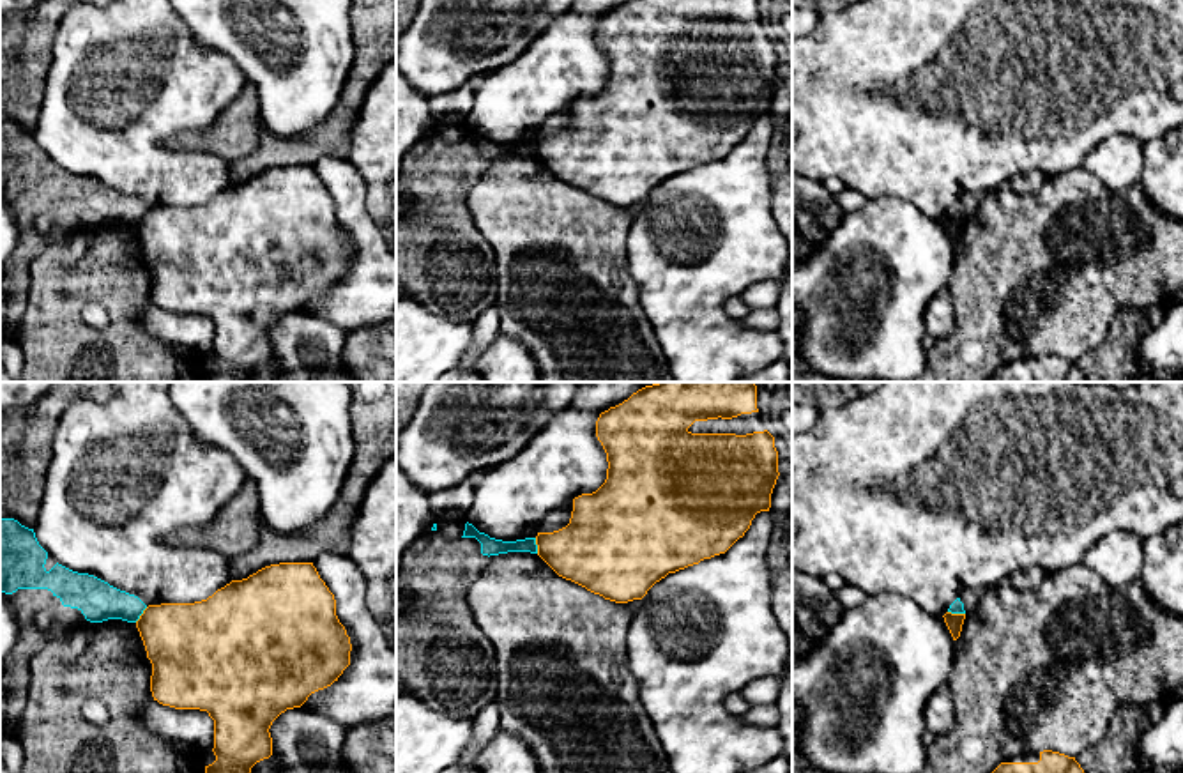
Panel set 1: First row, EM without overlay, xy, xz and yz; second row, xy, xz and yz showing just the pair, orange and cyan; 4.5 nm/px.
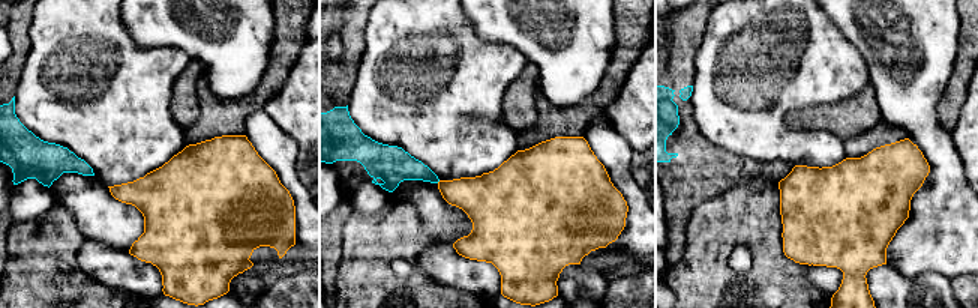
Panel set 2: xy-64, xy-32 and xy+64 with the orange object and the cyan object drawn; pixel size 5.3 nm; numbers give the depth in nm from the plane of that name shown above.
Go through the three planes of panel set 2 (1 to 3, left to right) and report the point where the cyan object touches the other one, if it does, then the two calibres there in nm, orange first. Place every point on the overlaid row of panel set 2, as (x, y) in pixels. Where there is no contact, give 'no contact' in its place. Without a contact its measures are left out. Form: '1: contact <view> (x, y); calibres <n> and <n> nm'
1: no contact
2: no contact
3: no contact

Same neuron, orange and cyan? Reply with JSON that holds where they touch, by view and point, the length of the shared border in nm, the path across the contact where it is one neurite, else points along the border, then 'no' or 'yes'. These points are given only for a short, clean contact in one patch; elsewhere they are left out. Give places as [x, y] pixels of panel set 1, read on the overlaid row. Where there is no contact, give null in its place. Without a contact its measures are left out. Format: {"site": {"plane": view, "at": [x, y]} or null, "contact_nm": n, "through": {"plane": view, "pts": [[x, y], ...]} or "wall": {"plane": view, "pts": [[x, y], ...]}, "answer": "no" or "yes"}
{"site": {"plane": "yz", "at": [957, 614]}, "contact_nm": 80, "wall": {"plane": "yz", "pts": [[948, 611], [964, 614]]}, "answer": "no"}

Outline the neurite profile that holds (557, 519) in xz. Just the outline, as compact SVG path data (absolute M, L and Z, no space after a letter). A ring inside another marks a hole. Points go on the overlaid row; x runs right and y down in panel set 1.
M573 501L564 502L553 511L546 513L545 518L538 525L538 532L553 532L569 524L573 511Z

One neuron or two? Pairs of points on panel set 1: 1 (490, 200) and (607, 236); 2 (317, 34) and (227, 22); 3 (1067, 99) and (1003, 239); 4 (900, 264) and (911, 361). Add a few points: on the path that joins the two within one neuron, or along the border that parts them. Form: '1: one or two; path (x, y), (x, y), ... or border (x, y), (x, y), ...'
1: one; path (518, 206), (549, 236), (579, 236)
2: one; path (294, 34), (282, 22), (250, 22)
3: two; border (1081, 165), (1047, 177)
4: one; path (902, 289), (902, 336)

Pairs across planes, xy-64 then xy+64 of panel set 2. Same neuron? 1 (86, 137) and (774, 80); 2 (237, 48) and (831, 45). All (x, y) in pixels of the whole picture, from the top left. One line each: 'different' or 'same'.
1: same
2: different

